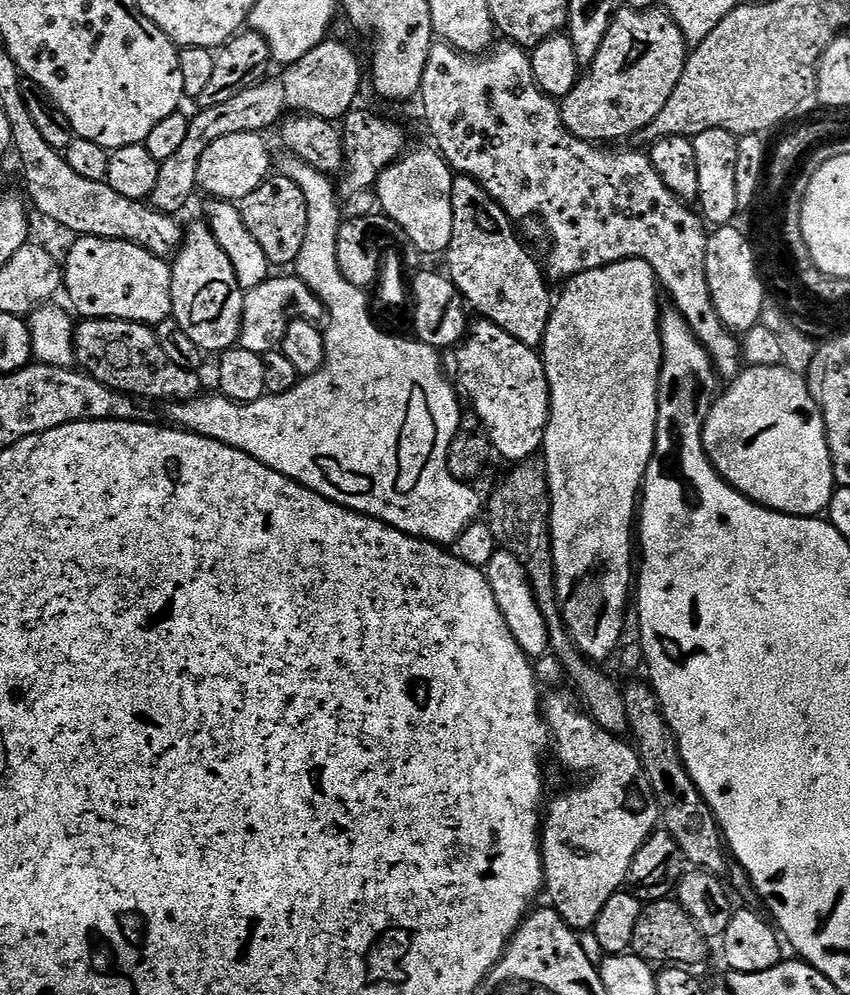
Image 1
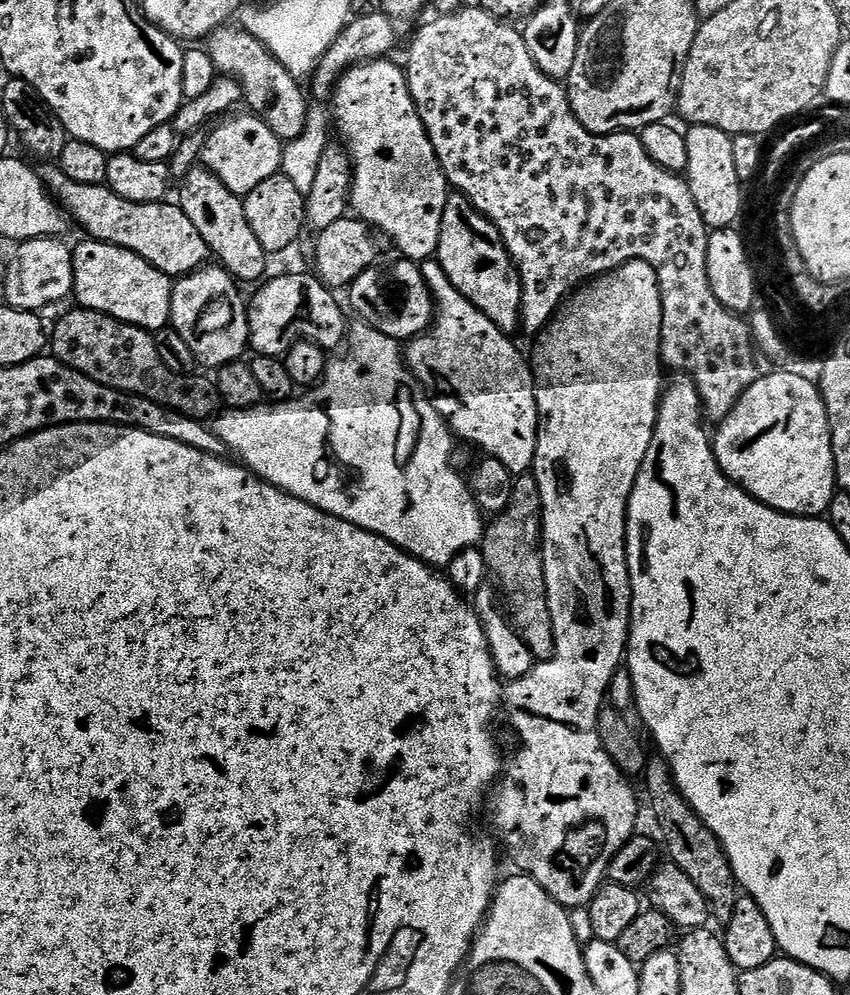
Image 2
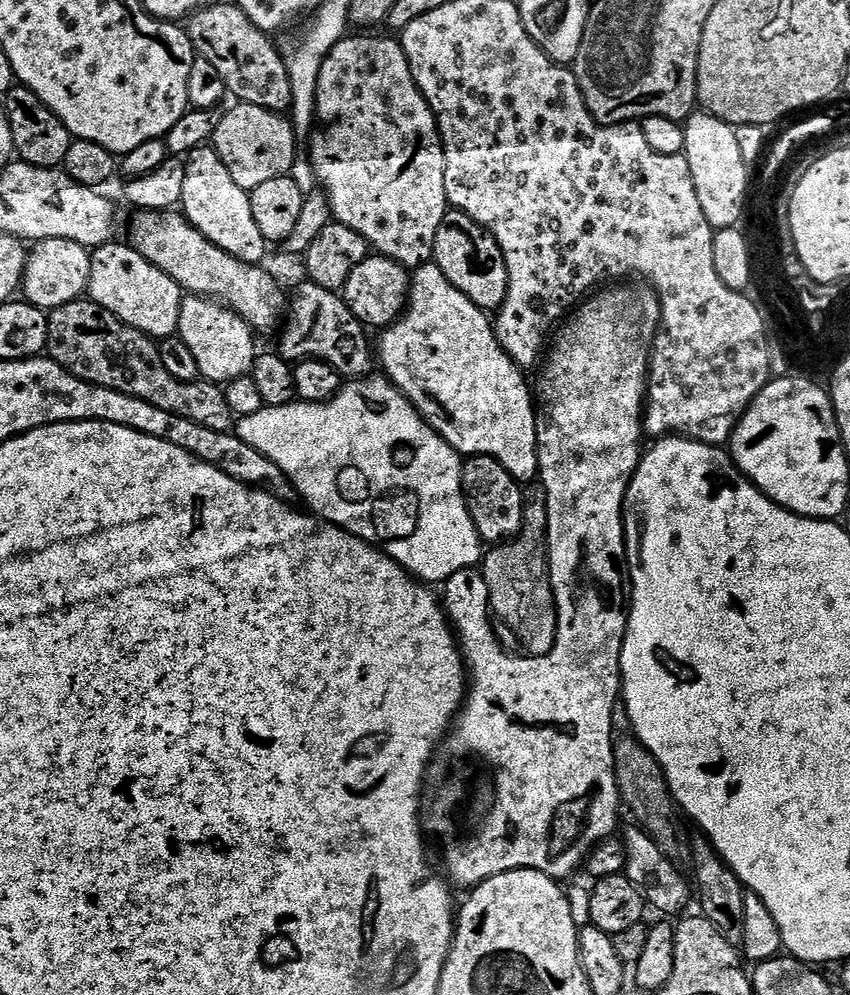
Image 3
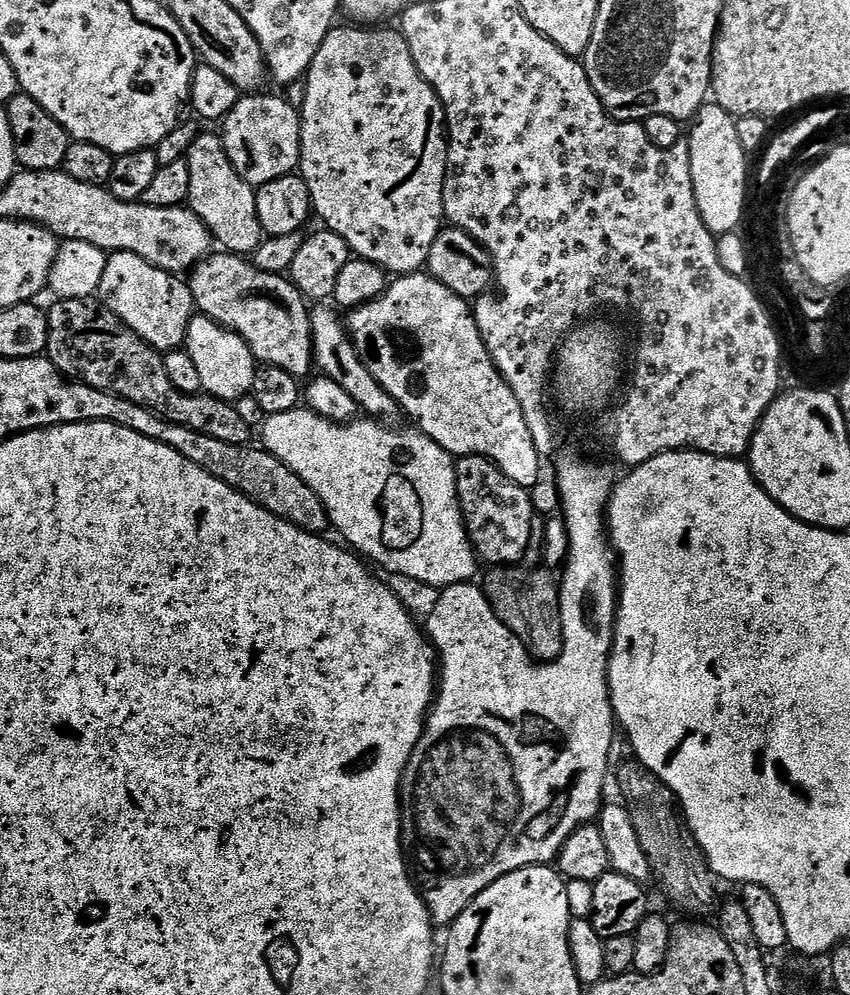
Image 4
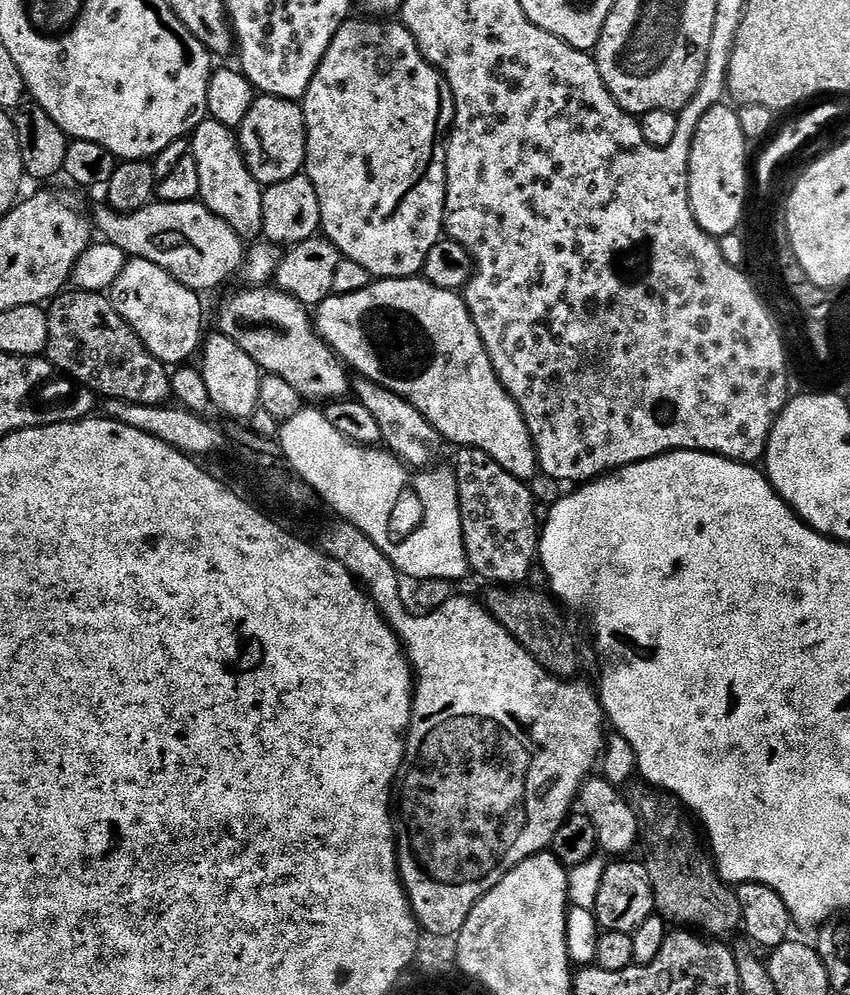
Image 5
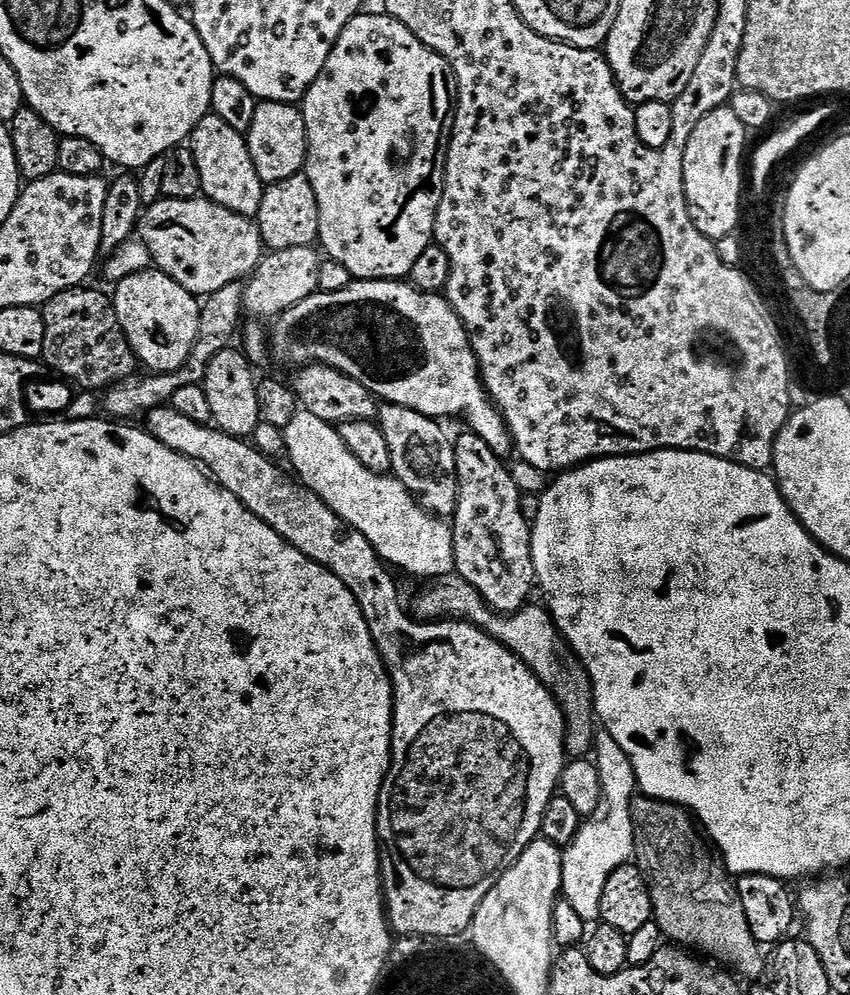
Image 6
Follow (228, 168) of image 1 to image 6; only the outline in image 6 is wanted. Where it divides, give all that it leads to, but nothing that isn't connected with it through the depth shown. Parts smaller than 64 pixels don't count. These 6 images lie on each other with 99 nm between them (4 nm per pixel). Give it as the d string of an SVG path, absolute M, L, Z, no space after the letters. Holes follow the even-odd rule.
M273 100L257 103L254 122L246 139L254 170L258 170L258 178L265 185L303 173L304 159L308 156L308 135L303 111L296 104L279 104Z

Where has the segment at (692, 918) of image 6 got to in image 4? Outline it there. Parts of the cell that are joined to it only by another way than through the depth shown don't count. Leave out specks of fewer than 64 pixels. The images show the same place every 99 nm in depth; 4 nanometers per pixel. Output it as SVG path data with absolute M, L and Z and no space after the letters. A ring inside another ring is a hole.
M624 772L620 776L620 792L624 795L633 828L637 831L638 842L649 860L651 875L660 879L660 888L668 895L672 904L688 912L700 912L708 908L715 898L712 889L713 873L710 871L704 851L696 844L692 832L678 807L676 795L652 772Z

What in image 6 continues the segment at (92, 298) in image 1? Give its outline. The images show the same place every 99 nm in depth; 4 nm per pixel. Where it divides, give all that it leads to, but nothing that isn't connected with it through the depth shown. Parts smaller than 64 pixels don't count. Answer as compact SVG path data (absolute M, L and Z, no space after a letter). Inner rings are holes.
M159 270L130 274L130 278L122 278L114 285L110 299L124 337L130 342L137 361L143 367L145 364L149 373L176 371L187 362L198 338L202 304L178 286L174 278Z

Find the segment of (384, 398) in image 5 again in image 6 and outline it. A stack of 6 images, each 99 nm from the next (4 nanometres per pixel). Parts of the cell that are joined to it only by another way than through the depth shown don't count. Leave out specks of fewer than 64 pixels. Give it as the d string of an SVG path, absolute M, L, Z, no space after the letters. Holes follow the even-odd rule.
M383 403L378 423L391 452L392 472L408 492L431 515L450 518L457 506L457 474L454 466L454 442L435 419L397 404Z

